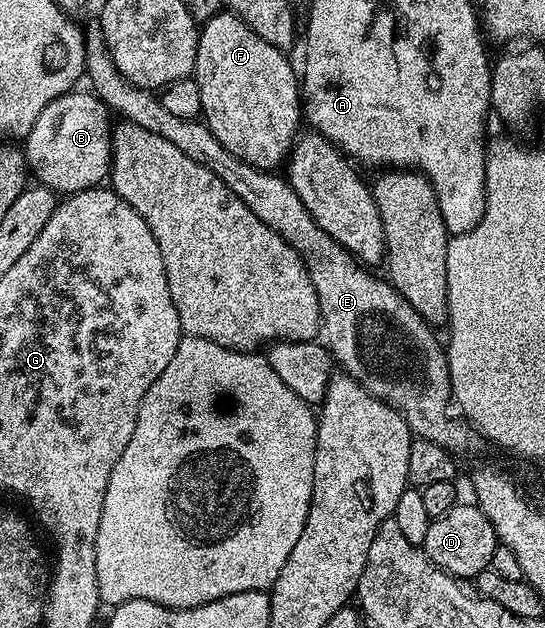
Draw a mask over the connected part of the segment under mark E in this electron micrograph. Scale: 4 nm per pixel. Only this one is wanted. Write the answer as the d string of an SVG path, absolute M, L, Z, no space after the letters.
M91 22L91 25L86 25L84 50L85 80L91 83L90 91L98 96L101 103L107 105L114 115L116 112L126 123L141 126L149 130L149 134L161 134L161 138L165 138L165 142L173 142L173 146L177 146L181 154L193 158L193 162L201 162L205 170L213 170L213 174L217 174L217 178L221 178L221 182L225 182L225 186L229 186L229 190L233 190L233 194L237 194L237 198L241 198L241 202L245 202L245 206L249 206L249 210L253 210L253 214L257 214L257 218L261 218L265 226L269 226L293 251L302 255L309 278L317 290L321 332L324 337L327 335L325 344L334 363L338 367L340 364L343 367L340 369L346 375L352 376L369 394L373 394L378 400L384 400L389 407L396 408L418 439L437 442L437 446L452 454L477 451L479 439L481 440L480 433L472 428L466 419L450 420L447 417L447 407L452 407L453 397L444 345L441 340L439 345L438 338L431 333L434 332L432 325L423 321L421 314L417 314L417 310L409 306L407 299L386 279L378 280L371 273L374 271L361 266L359 260L334 241L308 214L301 198L297 196L286 178L271 170L254 168L252 164L247 164L241 158L229 154L229 150L225 150L225 146L217 142L213 130L209 130L209 126L202 119L190 120L169 114L169 110L161 106L152 89L142 88L126 80L113 66L113 60L105 46L103 31L99 29L98 23Z

